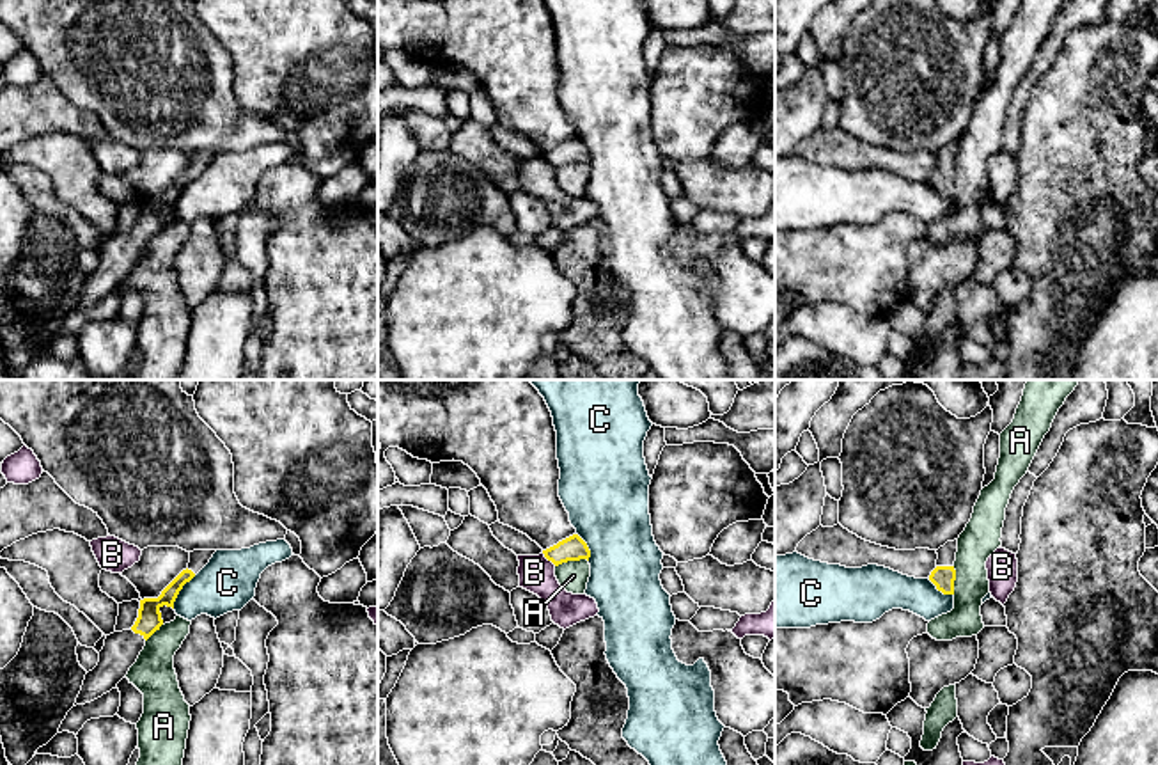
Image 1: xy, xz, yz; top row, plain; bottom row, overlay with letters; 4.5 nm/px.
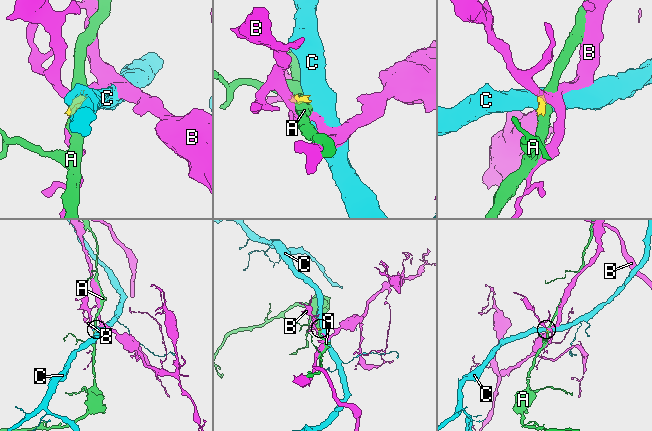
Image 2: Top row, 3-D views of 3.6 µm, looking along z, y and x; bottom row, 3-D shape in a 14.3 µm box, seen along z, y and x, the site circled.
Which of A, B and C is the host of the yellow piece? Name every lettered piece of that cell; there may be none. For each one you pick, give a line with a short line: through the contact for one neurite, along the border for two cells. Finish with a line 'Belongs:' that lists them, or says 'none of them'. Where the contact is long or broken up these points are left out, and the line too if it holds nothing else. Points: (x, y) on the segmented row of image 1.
Belongs: none of them

